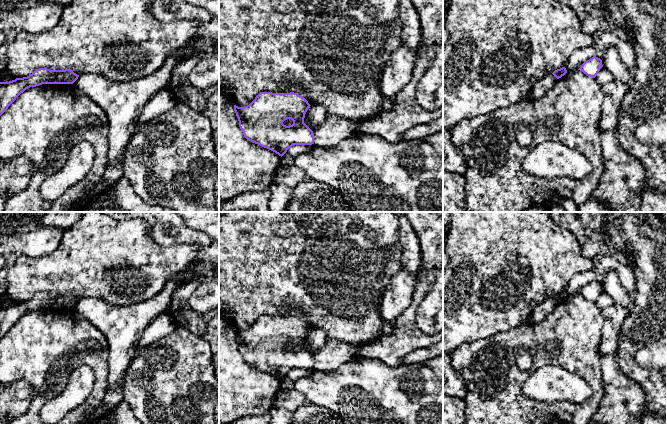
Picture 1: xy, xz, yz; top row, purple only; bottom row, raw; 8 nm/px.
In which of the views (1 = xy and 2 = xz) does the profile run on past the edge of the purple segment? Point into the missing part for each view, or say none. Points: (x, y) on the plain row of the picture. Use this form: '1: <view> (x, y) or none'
1: none
2: none

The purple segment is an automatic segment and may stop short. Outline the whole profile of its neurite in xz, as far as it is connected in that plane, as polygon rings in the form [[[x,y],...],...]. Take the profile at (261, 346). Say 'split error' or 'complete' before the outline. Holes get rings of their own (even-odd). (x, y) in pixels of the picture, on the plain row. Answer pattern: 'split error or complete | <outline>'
complete | [[[261,316],[247,330],[234,329],[234,335],[239,345],[239,351],[244,361],[279,380],[283,380],[293,369],[314,368],[314,357],[304,347],[304,342],[310,328],[297,317]]]

